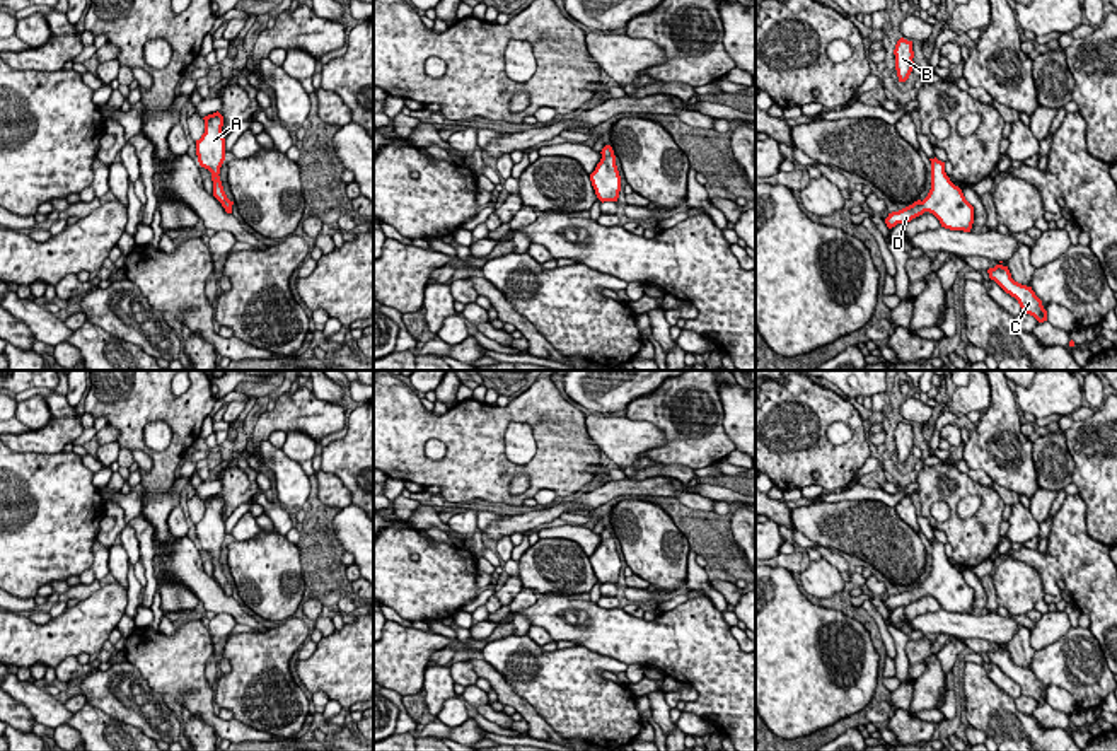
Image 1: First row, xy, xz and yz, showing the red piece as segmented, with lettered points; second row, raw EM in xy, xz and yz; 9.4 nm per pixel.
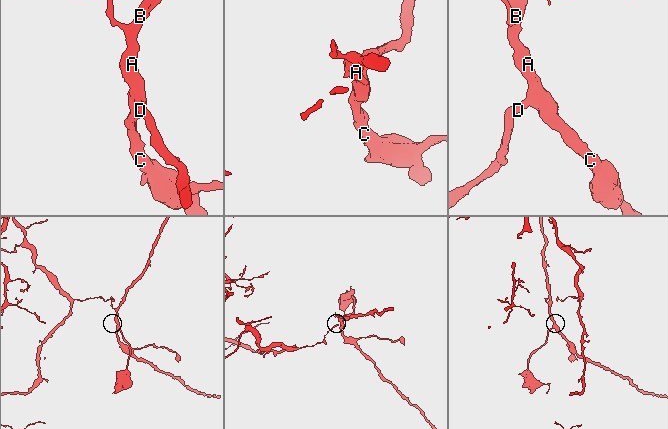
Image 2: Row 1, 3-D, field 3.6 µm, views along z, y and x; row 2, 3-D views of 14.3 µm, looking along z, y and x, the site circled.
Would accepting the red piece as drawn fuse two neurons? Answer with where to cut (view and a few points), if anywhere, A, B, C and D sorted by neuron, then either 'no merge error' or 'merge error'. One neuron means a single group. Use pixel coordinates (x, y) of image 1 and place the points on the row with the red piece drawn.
cut none; groups A B C D; no merge error

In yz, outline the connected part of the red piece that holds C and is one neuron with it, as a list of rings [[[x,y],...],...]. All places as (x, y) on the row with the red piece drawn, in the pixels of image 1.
[[[1003,261],[987,270],[989,278],[1018,300],[1022,312],[1033,316],[1039,323],[1047,321],[1047,311],[1044,309],[1042,300],[1035,295],[1032,287],[1015,282],[1008,266],[1003,266],[1001,263]]]

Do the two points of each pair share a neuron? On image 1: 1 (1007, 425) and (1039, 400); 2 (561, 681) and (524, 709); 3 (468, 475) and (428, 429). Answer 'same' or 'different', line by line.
1: different
2: different
3: same

